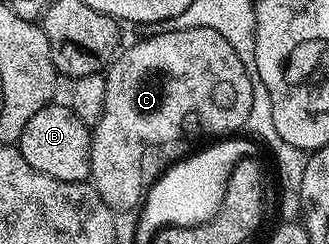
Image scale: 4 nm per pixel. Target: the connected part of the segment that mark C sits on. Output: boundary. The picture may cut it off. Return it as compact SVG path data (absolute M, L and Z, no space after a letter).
M195 27L187 31L167 31L163 35L154 37L142 37L132 42L134 45L130 49L122 48L117 56L113 58L107 72L105 73L105 98L102 103L101 117L98 118L97 124L92 126L91 140L89 143L89 175L94 191L107 203L110 209L120 211L120 209L136 210L143 201L143 187L141 189L141 160L145 157L145 148L148 145L165 145L168 141L173 141L181 133L181 128L185 125L185 120L190 117L191 120L197 121L201 129L206 129L209 133L221 133L217 135L233 135L238 131L244 130L249 124L251 115L251 73L250 70L243 67L239 55L231 51L231 43L219 35L219 31L211 31L207 27Z

